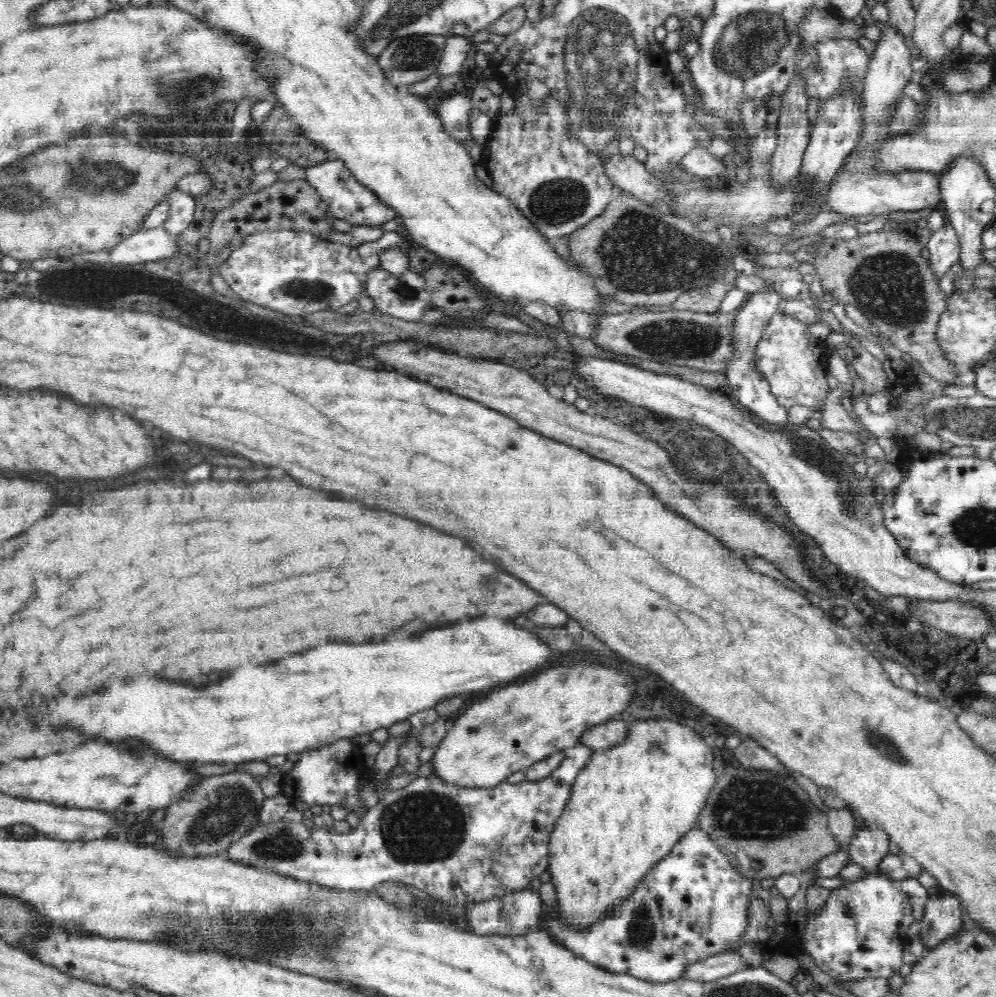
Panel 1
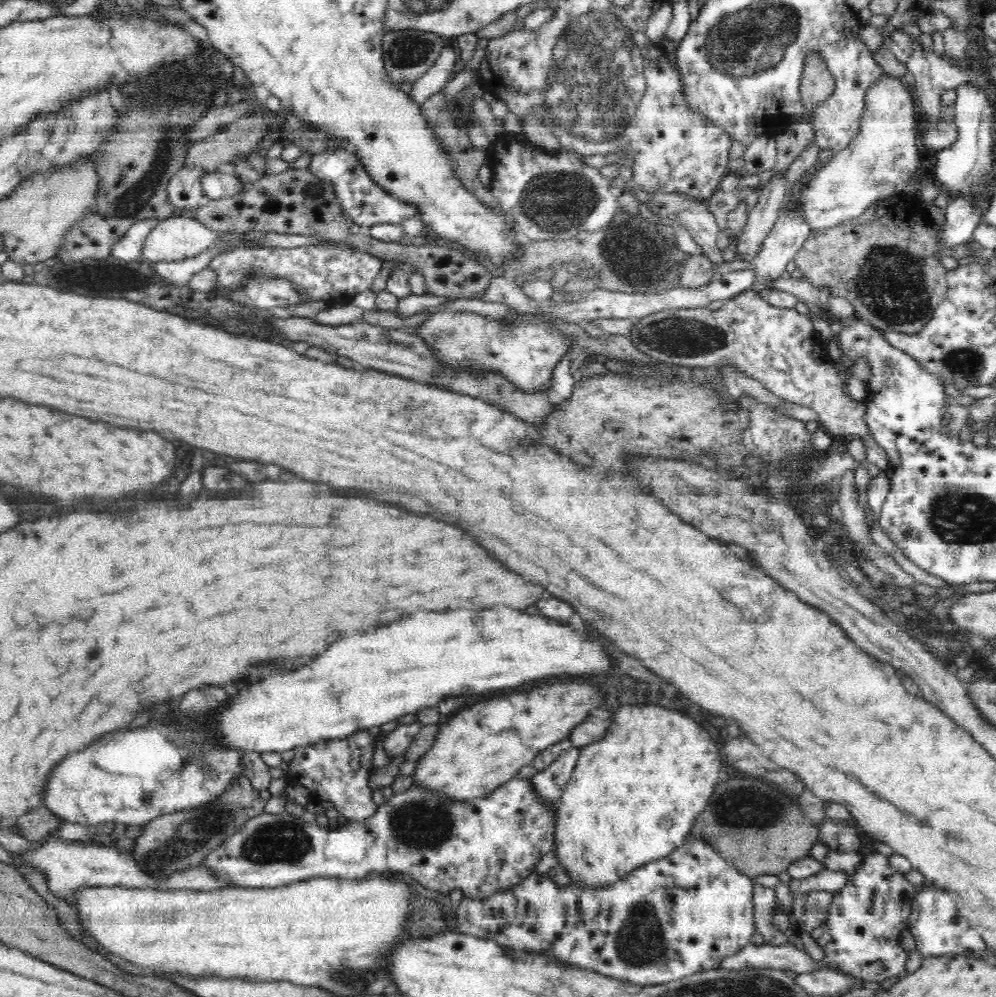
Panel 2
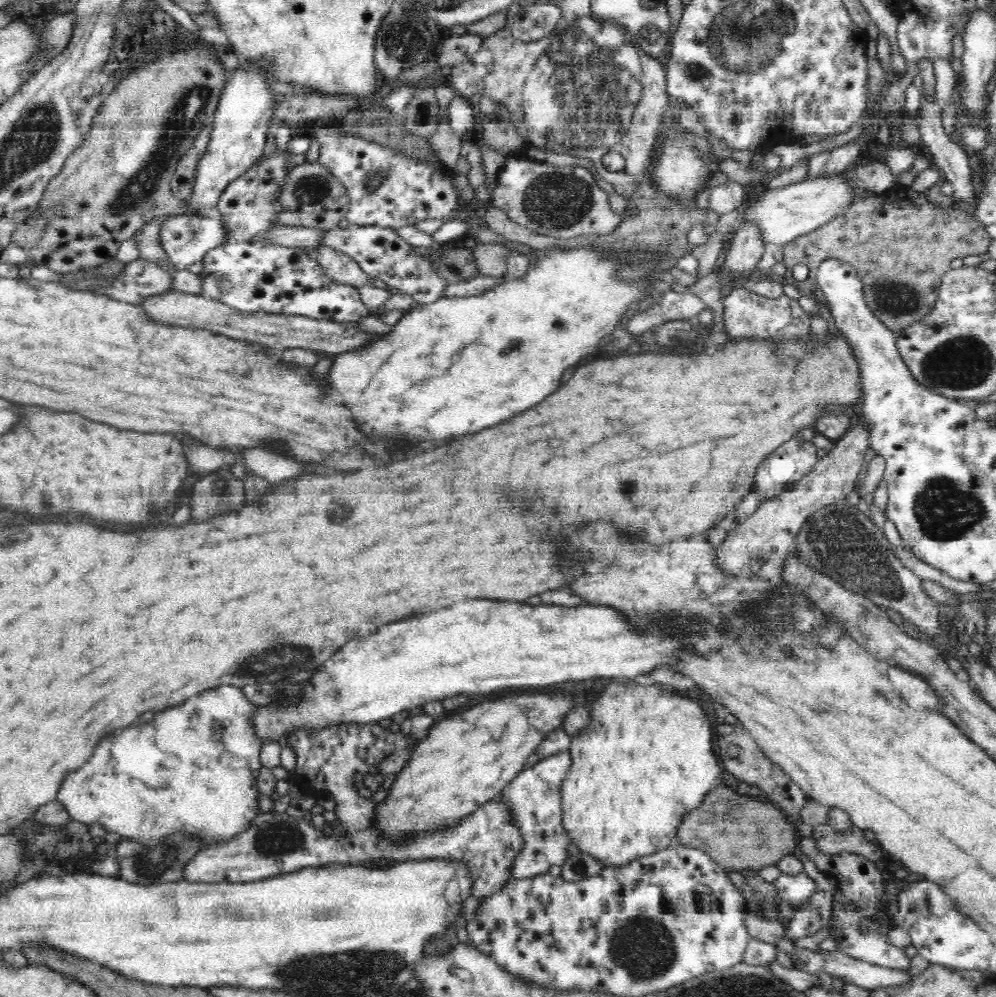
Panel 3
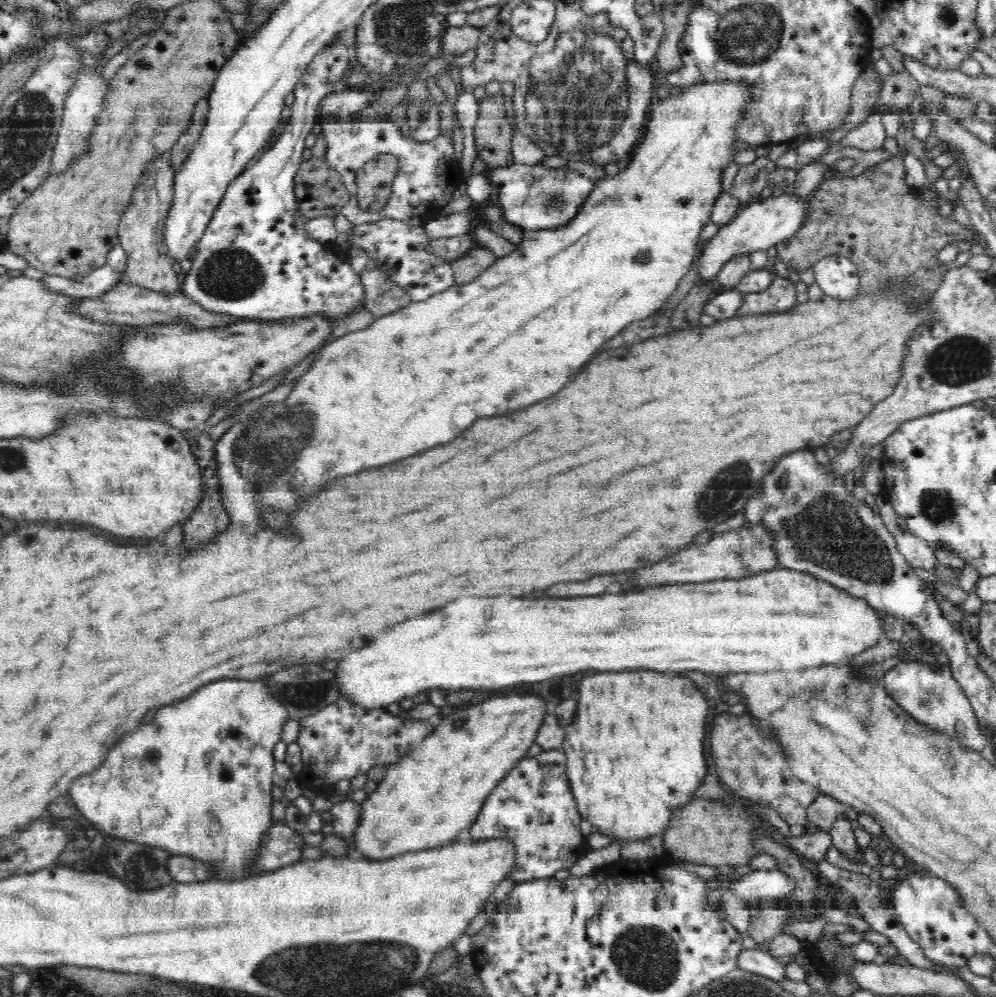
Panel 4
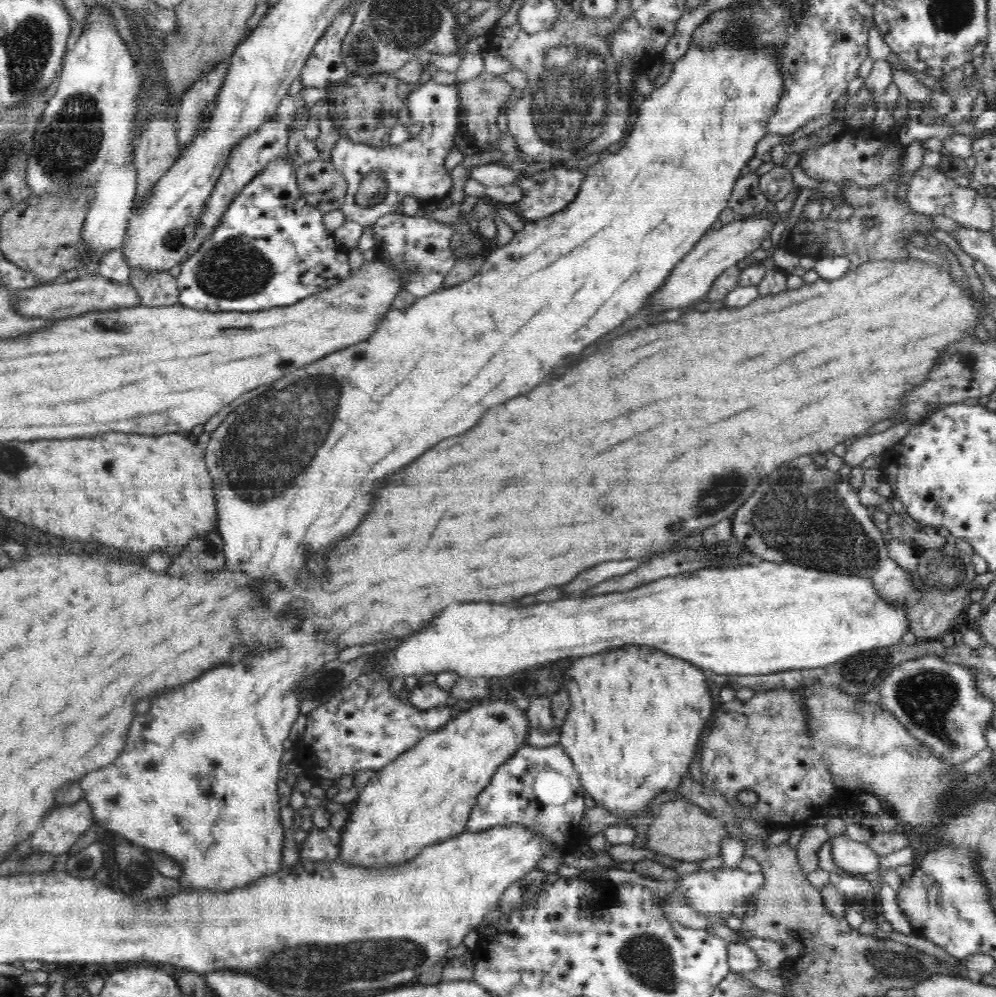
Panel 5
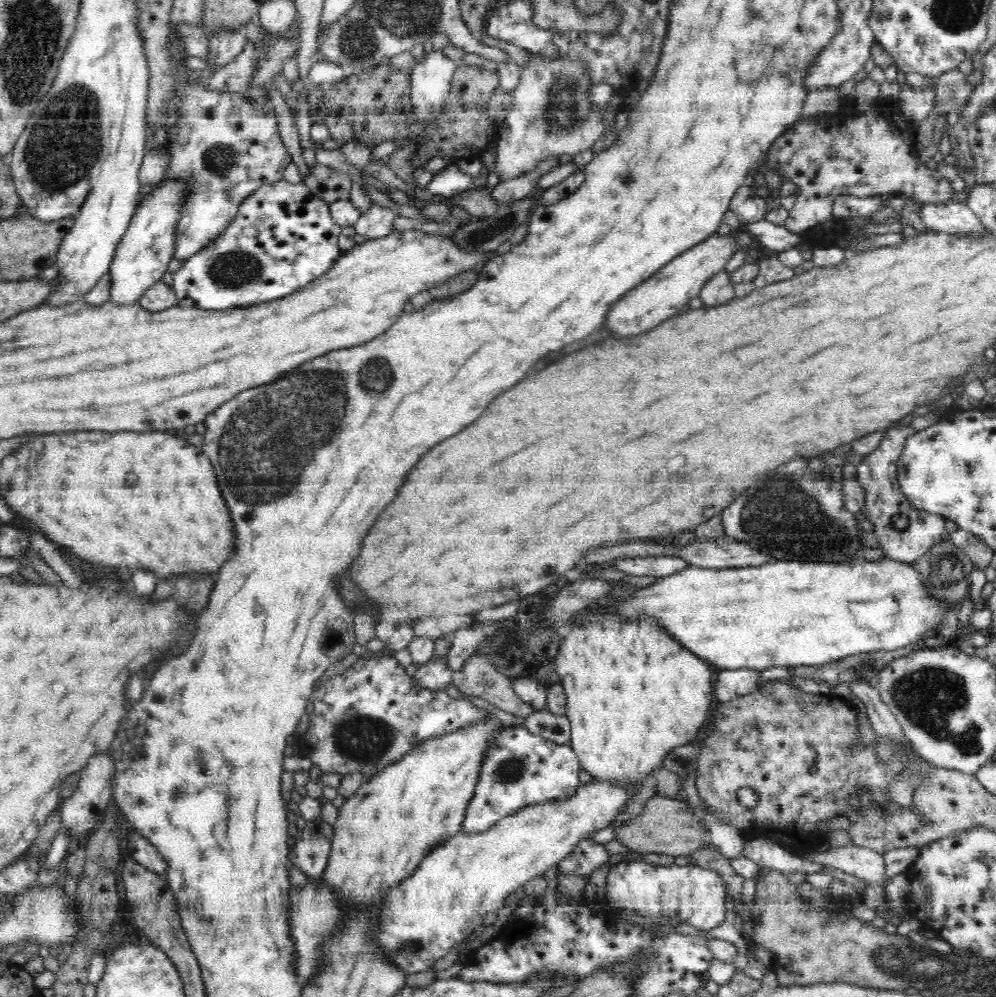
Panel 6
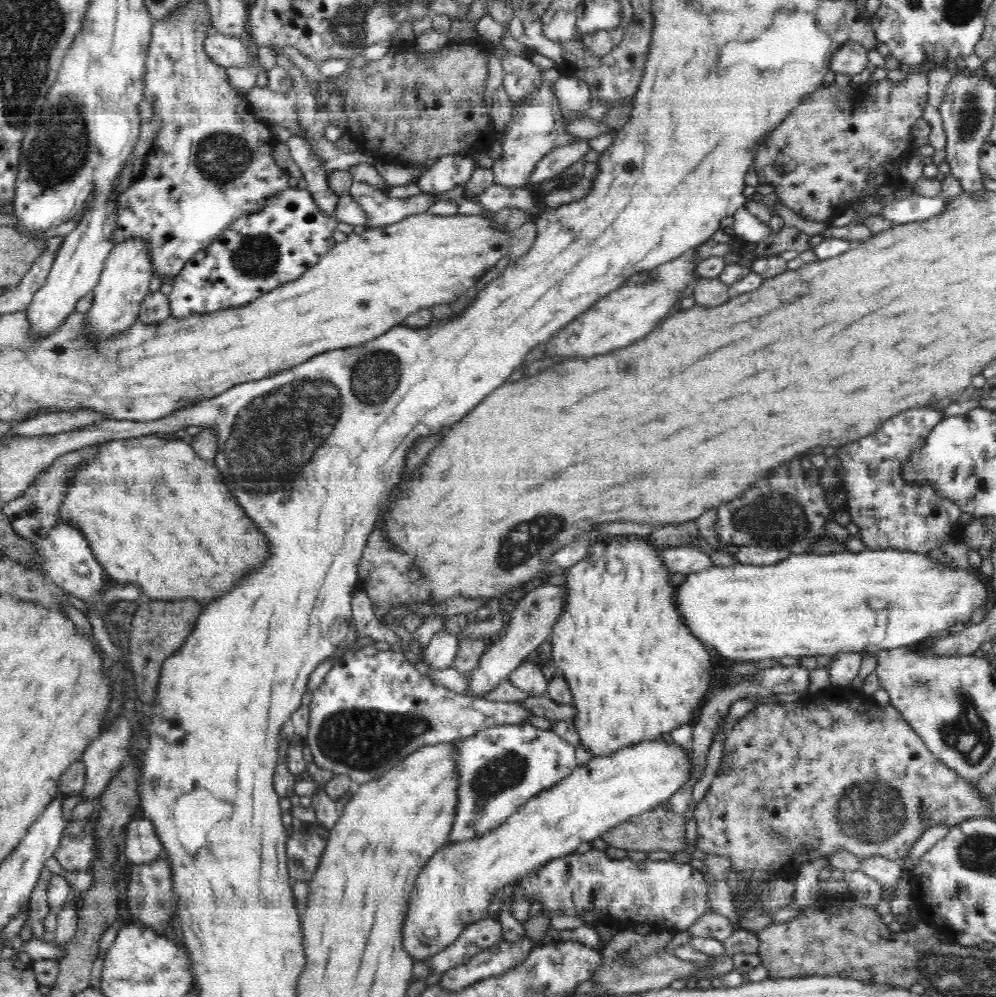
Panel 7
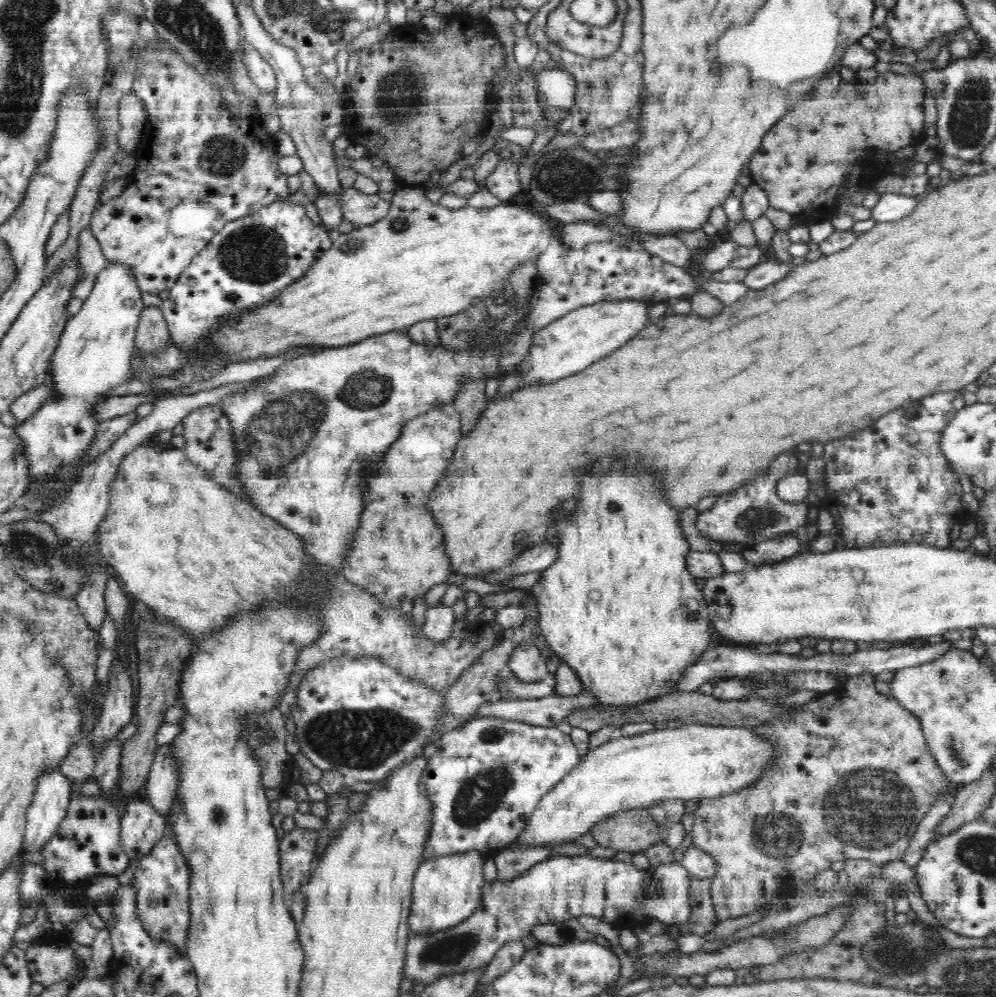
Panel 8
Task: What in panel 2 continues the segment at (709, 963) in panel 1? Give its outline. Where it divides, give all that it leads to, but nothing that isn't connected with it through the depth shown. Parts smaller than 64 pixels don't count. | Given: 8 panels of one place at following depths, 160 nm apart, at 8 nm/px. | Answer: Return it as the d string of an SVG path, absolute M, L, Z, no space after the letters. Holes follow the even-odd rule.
M791 943L781 946L748 944L737 954L720 962L716 970L743 970L751 967L775 968L782 971L794 971L806 974L824 966L824 959L813 960L805 950L798 950Z

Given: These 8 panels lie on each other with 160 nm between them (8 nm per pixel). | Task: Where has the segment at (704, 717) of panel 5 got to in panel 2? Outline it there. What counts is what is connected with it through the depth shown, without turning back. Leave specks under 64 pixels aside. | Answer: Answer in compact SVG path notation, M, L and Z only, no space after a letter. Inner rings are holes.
M628 704L620 706L616 712L616 730L608 730L604 736L604 742L594 742L580 748L579 760L572 771L571 780L566 788L556 808L555 837L553 838L553 848L559 861L559 868L568 876L572 885L584 885L584 887L601 887L623 879L628 873L639 866L646 865L647 862L667 857L674 852L677 847L682 846L686 836L690 836L691 828L695 825L695 818L706 808L710 797L714 794L715 786L718 782L718 772L724 772L722 762L724 758L720 756L718 746L714 744L712 736L696 720L692 720L686 714L680 714L676 710L668 710L662 706L642 706L642 704Z

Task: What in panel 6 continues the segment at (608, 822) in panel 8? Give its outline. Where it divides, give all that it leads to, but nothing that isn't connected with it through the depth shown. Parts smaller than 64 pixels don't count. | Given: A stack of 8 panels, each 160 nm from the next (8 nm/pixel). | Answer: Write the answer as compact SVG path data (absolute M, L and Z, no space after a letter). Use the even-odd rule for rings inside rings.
M654 797L646 801L637 817L615 826L614 838L630 851L643 854L667 854L668 856L690 856L702 848L702 834L706 828L694 818L688 803L676 798Z

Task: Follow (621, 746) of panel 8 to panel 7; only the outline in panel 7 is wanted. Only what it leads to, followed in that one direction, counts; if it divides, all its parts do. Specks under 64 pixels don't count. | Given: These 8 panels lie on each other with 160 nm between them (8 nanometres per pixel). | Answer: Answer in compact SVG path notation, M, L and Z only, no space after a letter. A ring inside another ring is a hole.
M674 741L640 742L636 746L622 748L612 756L592 758L585 765L576 765L566 780L532 797L516 814L488 834L464 842L448 841L429 858L409 892L408 911L402 926L403 950L416 962L442 953L455 944L456 938L460 938L468 926L487 917L490 898L498 888L510 884L512 880L526 880L542 866L575 852L582 842L593 841L608 829L667 801L688 782L690 770L690 755Z

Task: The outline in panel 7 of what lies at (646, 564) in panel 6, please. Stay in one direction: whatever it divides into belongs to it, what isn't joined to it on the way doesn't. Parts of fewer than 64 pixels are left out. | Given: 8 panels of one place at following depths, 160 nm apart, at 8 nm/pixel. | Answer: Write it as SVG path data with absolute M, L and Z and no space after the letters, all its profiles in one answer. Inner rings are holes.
M688 544L667 547L660 552L660 555L665 566L672 573L690 575L714 567L712 559L706 553Z

